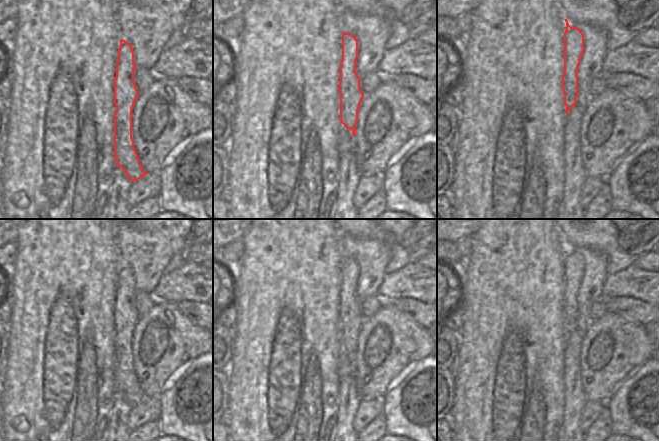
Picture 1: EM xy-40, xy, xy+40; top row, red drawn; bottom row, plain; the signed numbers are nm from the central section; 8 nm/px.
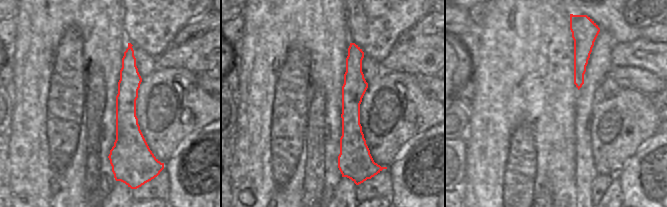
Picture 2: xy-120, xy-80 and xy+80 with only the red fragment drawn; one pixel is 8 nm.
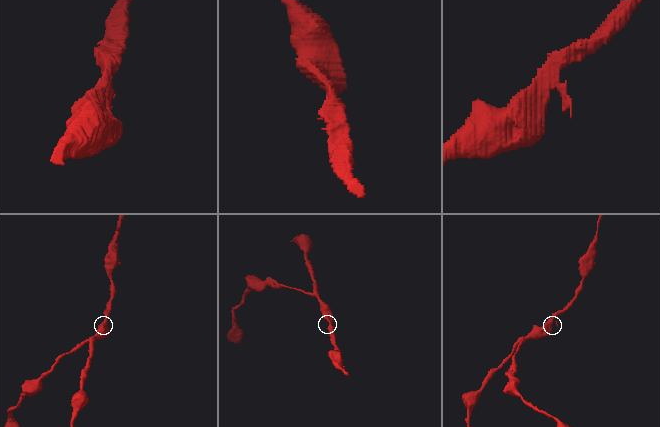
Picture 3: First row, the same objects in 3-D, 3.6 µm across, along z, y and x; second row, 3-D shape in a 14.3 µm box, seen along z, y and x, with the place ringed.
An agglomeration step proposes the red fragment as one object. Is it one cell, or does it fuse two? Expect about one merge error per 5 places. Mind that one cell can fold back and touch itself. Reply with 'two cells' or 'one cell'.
one cell

